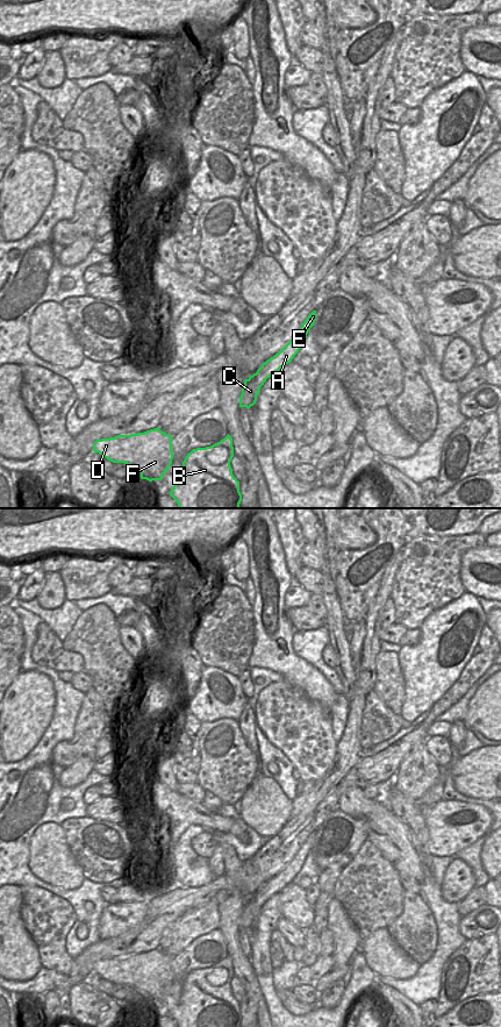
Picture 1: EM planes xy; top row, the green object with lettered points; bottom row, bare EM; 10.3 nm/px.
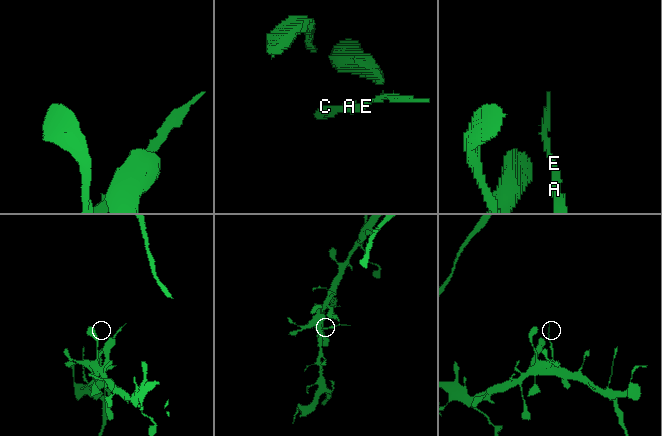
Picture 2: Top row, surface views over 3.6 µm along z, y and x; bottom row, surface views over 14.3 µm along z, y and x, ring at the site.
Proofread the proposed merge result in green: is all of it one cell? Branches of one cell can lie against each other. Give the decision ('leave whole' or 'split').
split

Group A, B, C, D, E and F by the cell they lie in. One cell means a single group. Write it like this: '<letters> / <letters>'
A E / B C D F

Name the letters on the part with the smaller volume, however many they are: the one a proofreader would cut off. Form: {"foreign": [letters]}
{"foreign": ["A", "E"]}

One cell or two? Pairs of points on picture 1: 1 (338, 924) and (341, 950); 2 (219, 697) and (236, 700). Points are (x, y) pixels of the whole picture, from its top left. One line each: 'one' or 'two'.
1: one
2: one

